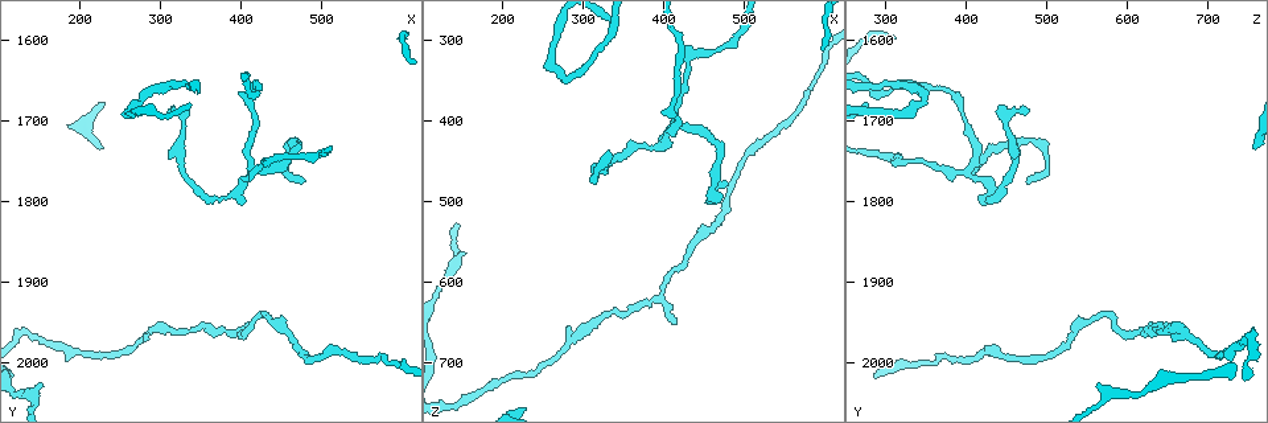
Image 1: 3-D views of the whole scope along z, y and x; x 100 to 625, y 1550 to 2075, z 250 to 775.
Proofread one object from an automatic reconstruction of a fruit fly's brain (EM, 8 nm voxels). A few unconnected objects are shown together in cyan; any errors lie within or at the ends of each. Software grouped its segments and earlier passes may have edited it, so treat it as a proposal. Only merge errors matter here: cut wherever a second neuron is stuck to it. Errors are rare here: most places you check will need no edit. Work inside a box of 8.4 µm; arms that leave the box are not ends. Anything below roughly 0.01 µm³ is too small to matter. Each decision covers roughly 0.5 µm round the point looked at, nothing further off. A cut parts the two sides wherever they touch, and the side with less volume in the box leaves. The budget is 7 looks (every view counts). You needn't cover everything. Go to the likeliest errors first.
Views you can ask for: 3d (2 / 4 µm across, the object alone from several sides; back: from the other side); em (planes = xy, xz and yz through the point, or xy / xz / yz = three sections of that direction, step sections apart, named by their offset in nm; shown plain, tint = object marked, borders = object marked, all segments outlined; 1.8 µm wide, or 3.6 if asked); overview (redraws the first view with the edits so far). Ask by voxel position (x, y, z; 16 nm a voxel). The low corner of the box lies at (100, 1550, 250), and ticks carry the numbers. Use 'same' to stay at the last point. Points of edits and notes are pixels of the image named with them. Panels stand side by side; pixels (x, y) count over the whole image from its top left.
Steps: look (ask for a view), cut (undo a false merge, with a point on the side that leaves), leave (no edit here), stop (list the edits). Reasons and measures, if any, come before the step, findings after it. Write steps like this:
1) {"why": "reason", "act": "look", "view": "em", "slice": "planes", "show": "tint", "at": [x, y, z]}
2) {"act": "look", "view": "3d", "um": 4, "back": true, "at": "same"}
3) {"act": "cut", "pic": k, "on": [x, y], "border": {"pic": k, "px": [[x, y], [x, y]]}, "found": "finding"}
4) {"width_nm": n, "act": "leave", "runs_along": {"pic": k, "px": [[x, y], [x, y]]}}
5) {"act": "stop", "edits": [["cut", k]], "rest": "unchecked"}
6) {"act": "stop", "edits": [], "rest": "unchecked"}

{"why": "looks like a crossing", "act": "look", "view": "em", "slice": "planes", "show": "tint", "at": [410, 1765, 400]}

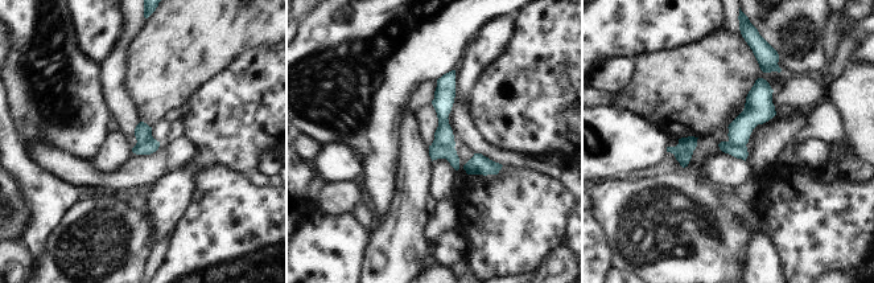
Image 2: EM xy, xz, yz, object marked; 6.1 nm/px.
{"width_nm": 120, "act": "cut", "pic": 2, "on": [442, 105], "border": {"pic": 2, "px": [[432, 143], [453, 148]]}, "found": "two neurons meet here"}

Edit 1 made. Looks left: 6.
{"why": "redraw", "act": "look", "view": "overview"}

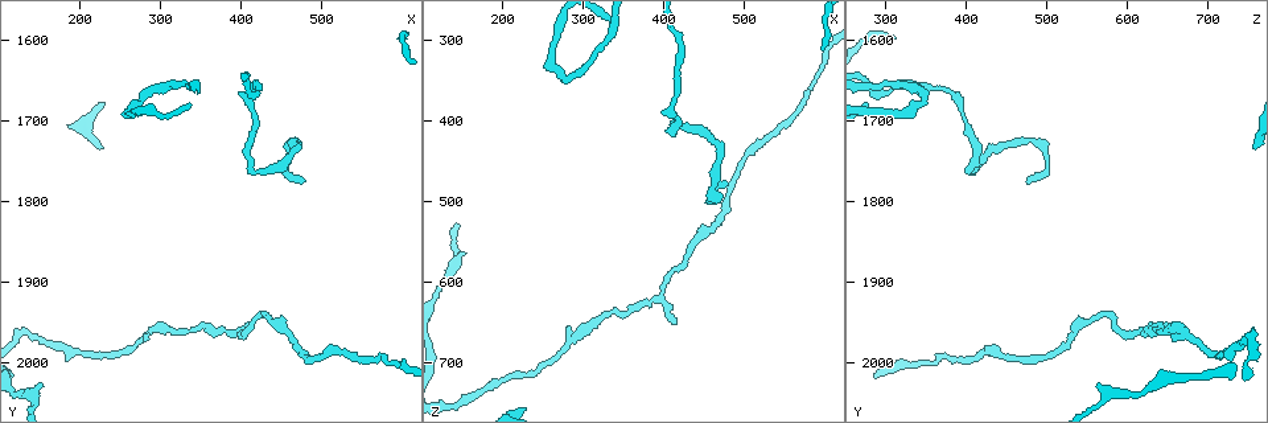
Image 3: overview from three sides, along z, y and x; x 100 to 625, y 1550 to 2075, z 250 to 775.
{"why": "sharp bend", "act": "look", "view": "em", "slice": "planes", "show": "tint", "at": [275, 1670, 345]}

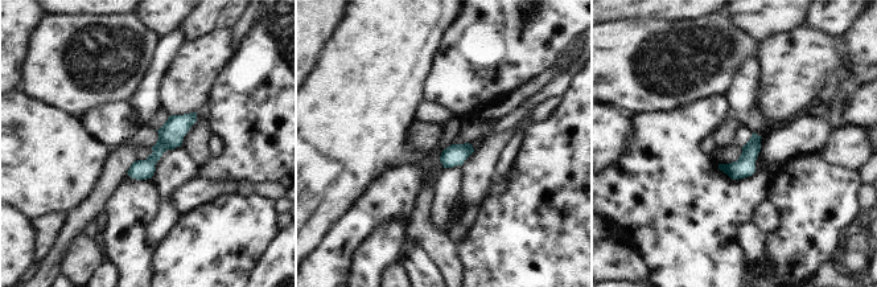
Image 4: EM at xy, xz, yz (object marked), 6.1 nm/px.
{"act": "leave", "runs_along": {"pic": 4, "px": [[193, 115], [141, 169], [131, 172]]}, "found": "continuous, no second neuron"}

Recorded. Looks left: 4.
{"act": "stop", "edits": [["cut", 2]], "rest": "unchecked"}

